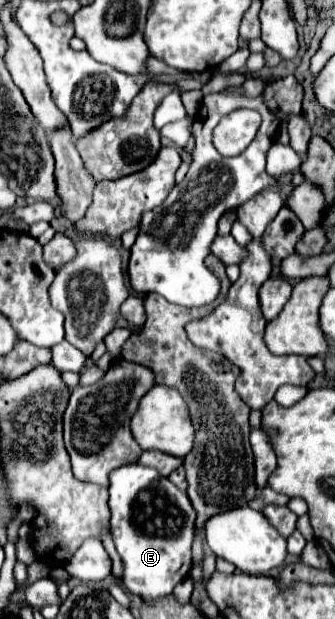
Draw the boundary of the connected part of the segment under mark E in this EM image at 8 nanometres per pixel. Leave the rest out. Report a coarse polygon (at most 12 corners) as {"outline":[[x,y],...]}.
{"outline":[[140,463],[112,471],[122,585],[170,595],[192,567],[188,495]]}

